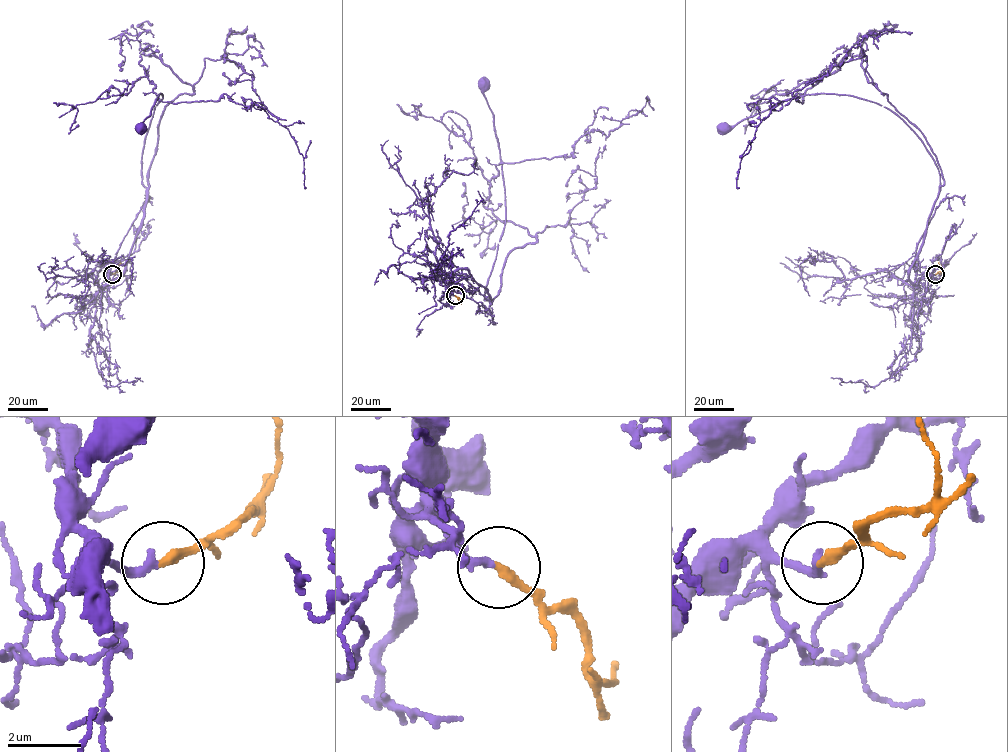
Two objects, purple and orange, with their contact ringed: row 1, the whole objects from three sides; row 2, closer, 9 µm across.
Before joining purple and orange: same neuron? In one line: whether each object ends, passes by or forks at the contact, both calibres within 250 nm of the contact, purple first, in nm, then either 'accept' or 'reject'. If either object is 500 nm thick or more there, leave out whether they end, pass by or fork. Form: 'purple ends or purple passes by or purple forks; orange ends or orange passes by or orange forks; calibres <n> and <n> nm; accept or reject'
purple ends; orange ends; calibres 240 and 260 nm; accept

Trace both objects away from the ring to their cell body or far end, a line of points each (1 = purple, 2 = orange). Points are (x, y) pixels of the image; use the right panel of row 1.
1: (935, 274), (916, 279), (913, 261), (944, 184), (937, 156), (868, 81), (857, 55), (802, 96), (725, 128)
2: (936, 274), (942, 270), (939, 262)

